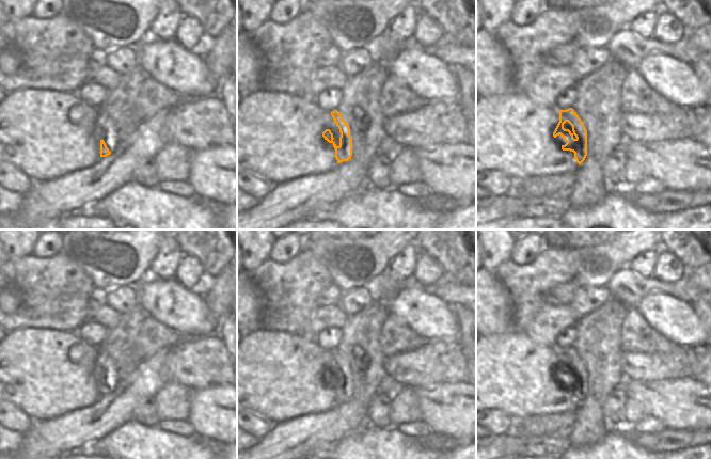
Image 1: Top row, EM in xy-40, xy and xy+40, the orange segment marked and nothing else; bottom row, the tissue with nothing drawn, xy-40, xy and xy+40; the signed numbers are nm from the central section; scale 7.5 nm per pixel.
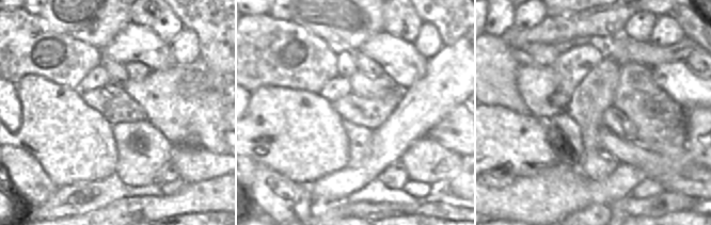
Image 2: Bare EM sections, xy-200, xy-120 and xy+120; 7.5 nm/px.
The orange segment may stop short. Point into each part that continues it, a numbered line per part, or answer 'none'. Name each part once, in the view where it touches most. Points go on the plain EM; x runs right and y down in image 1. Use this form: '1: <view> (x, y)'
1: xy-40 (106, 368).

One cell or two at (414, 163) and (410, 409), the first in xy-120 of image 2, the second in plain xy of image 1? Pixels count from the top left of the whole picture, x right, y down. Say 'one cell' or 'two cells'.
one cell

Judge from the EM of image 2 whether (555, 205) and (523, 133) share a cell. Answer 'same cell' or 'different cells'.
different cells

